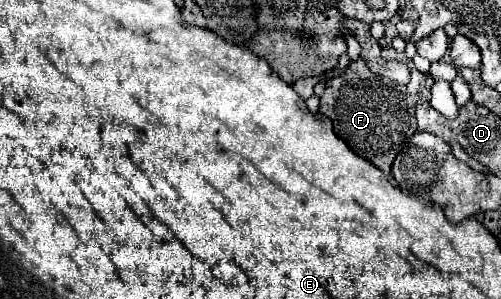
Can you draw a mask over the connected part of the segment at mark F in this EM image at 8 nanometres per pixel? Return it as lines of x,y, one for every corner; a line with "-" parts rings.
359,57
351,61
345,71
325,85
325,95
319,103
319,113
327,115
333,121
335,133
363,159
371,161
385,175
391,173
391,165
401,151
401,147
415,135
413,111
417,101
431,99
433,77
429,73
421,73
415,69
412,59
402,61
411,71
411,81
407,85
393,83
391,79
379,77
369,71
367,63

